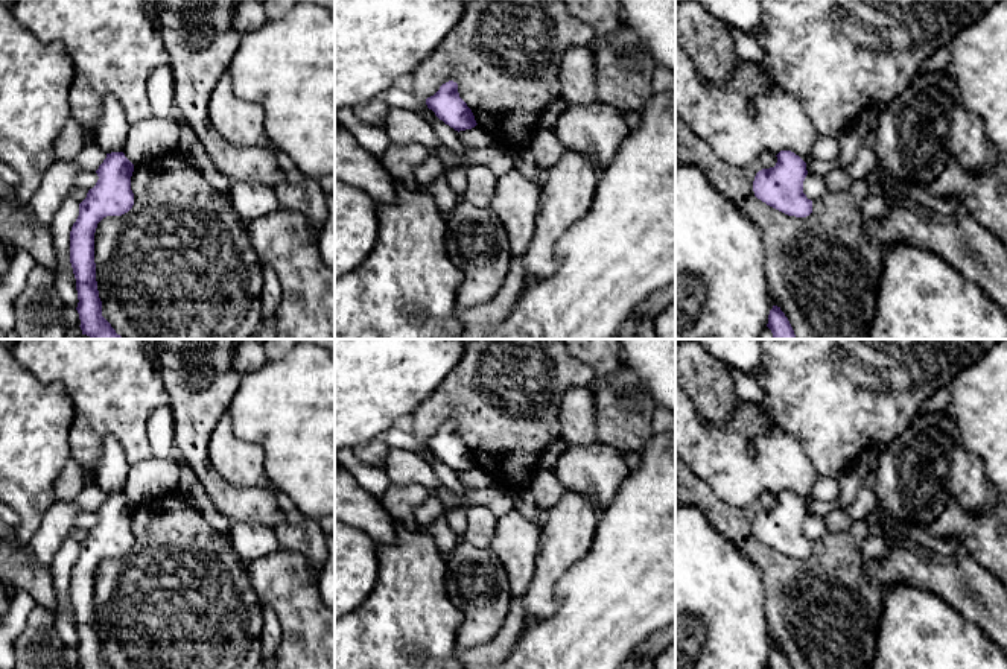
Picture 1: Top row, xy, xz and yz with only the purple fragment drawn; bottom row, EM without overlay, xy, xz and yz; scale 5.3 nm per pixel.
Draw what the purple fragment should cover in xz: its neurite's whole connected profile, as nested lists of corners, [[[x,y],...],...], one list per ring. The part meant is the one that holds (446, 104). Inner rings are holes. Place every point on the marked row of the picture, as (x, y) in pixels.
[[[453,81],[443,84],[434,96],[426,99],[426,105],[440,120],[458,132],[478,125],[472,109],[459,97],[458,84]]]

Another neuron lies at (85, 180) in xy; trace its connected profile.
[[[81,170],[76,175],[76,187],[81,187],[84,190],[90,190],[96,185],[99,176],[96,172]]]

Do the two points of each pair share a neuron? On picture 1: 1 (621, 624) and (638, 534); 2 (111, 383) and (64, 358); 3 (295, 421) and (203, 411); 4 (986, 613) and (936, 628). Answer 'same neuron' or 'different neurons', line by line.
1: same neuron
2: same neuron
3: different neurons
4: different neurons

